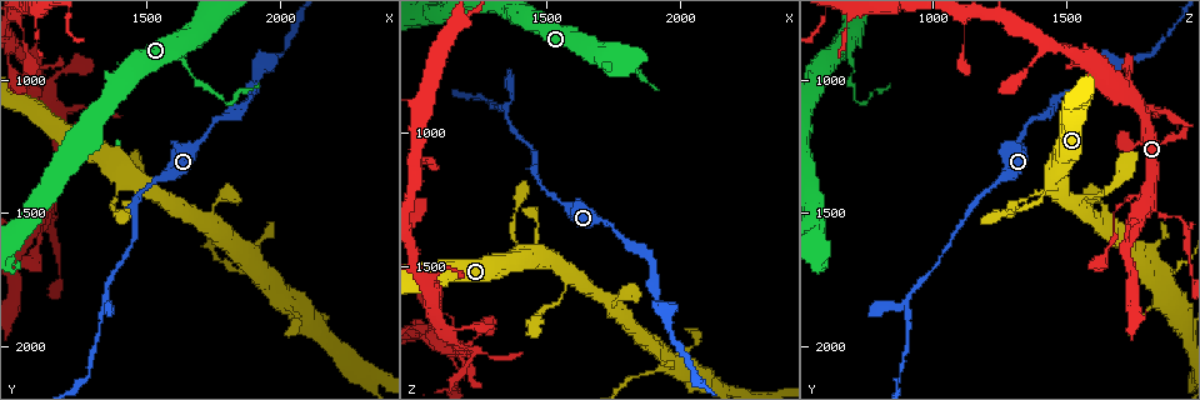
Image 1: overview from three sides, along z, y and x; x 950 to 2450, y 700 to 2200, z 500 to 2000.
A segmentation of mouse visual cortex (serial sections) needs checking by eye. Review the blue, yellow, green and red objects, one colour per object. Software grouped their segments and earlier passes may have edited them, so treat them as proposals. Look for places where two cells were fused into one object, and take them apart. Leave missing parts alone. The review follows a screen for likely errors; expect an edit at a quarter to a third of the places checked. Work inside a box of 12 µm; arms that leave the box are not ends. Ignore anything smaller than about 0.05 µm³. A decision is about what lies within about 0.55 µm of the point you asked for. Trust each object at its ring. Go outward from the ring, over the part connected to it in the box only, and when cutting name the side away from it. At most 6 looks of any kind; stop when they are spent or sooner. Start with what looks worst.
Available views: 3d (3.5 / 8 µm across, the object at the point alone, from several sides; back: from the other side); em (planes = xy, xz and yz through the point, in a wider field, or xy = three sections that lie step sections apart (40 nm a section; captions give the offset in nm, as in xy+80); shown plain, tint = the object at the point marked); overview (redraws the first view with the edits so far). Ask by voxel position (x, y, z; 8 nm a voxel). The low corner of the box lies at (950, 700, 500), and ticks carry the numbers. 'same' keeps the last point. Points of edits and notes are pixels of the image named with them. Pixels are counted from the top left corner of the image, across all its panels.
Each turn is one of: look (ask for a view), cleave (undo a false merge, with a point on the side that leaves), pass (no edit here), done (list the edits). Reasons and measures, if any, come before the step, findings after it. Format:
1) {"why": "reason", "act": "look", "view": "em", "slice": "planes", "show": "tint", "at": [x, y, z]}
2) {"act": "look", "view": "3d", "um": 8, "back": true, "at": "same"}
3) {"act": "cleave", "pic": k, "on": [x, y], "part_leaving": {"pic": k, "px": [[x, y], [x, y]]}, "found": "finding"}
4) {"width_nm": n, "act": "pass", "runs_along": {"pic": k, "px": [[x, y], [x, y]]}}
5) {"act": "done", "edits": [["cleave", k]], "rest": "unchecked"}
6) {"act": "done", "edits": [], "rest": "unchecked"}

{"why": "thin arm on a thick one", "act": "look", "view": "3d", "um": 3.5, "at": [1640, 940, 700]}

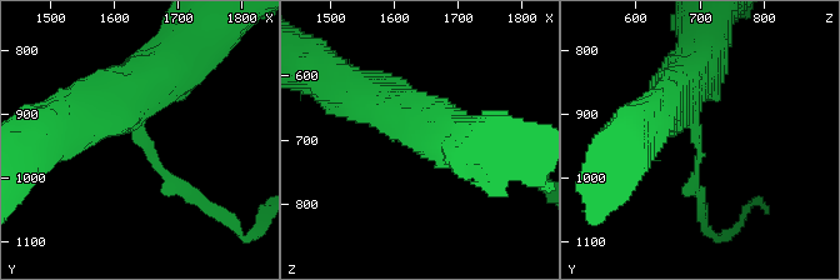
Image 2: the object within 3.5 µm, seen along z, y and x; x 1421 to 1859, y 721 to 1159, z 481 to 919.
{"arms": 3, "arm_widths_nm": [150, 600, 600], "why": "need the tissue", "act": "look", "view": "em", "slice": "xy", "step": 5, "show": "tint", "at": [1645, 940, 700]}

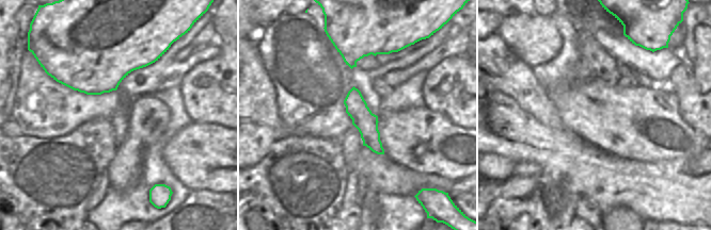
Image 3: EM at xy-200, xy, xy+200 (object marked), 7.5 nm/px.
{"act": "pass", "runs_along": {"pic": 3, "px": [[353, 91], [357, 110], [381, 151]]}, "found": "all the same cell"}

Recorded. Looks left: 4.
{"why": "thick turns thin", "act": "look", "view": "3d", "um": 3.5, "at": [1160, 1520, 1870]}

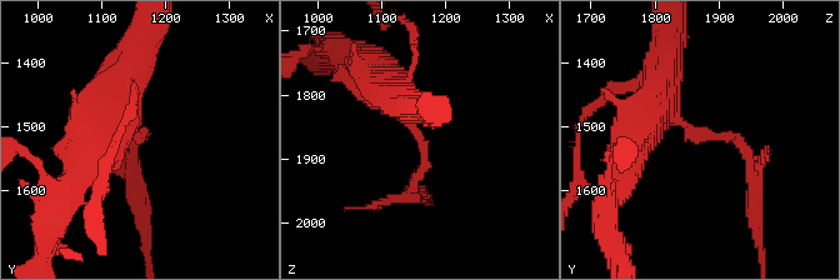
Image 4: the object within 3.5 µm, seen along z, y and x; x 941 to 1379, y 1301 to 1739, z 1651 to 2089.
{"arm_widths_nm": [150, 500], "why": "need the tissue", "act": "look", "view": "em", "slice": "planes", "show": "tint", "at": [1160, 1510, 1865]}

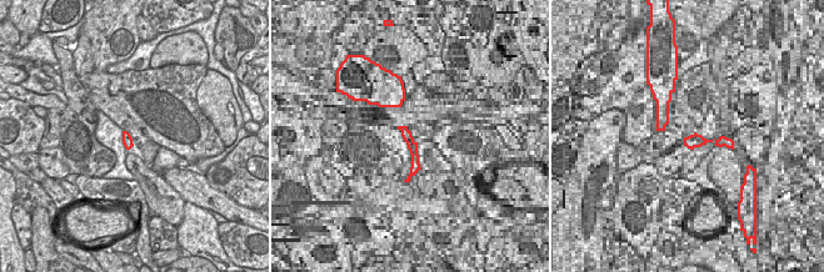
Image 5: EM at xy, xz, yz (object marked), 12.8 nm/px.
{"why": "cut it another way", "act": "look", "view": "em", "slice": "xy", "step": 3, "show": "tint", "at": "same"}

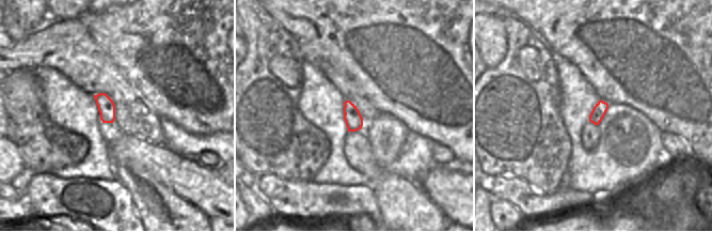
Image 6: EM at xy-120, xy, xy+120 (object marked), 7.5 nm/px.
{"act": "cleave", "pic": 4, "on": [414, 179], "part_leaving": {"pic": 4, "px": [[418, 135], [421, 173], [410, 195], [421, 195]]}, "found": "a second cell is stuck on"}

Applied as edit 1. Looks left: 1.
{"act": "done", "edits": [["cleave", 4]], "rest": "unchecked"}

